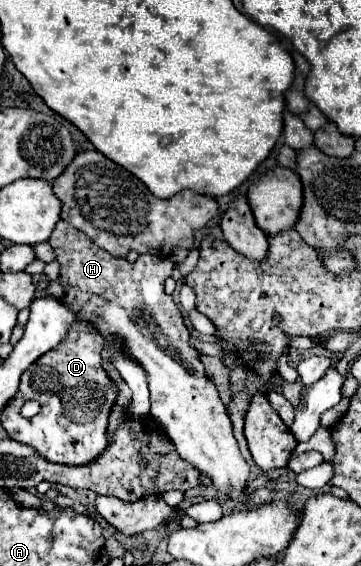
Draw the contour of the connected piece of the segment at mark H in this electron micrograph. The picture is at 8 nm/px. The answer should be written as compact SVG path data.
M64 219L56 223L48 243L60 263L58 283L64 287L64 297L60 301L80 319L92 321L100 335L104 333L118 339L122 353L146 371L152 403L150 415L164 425L180 457L198 465L200 473L210 477L218 491L228 493L236 501L244 501L244 485L250 467L238 451L232 423L214 383L204 373L198 351L188 343L190 333L184 319L174 299L164 293L164 281L174 267L178 267L183 276L193 271L198 263L198 249L192 249L182 262L140 255L134 263L128 263L124 257L112 257L108 251L94 245L88 235Z

